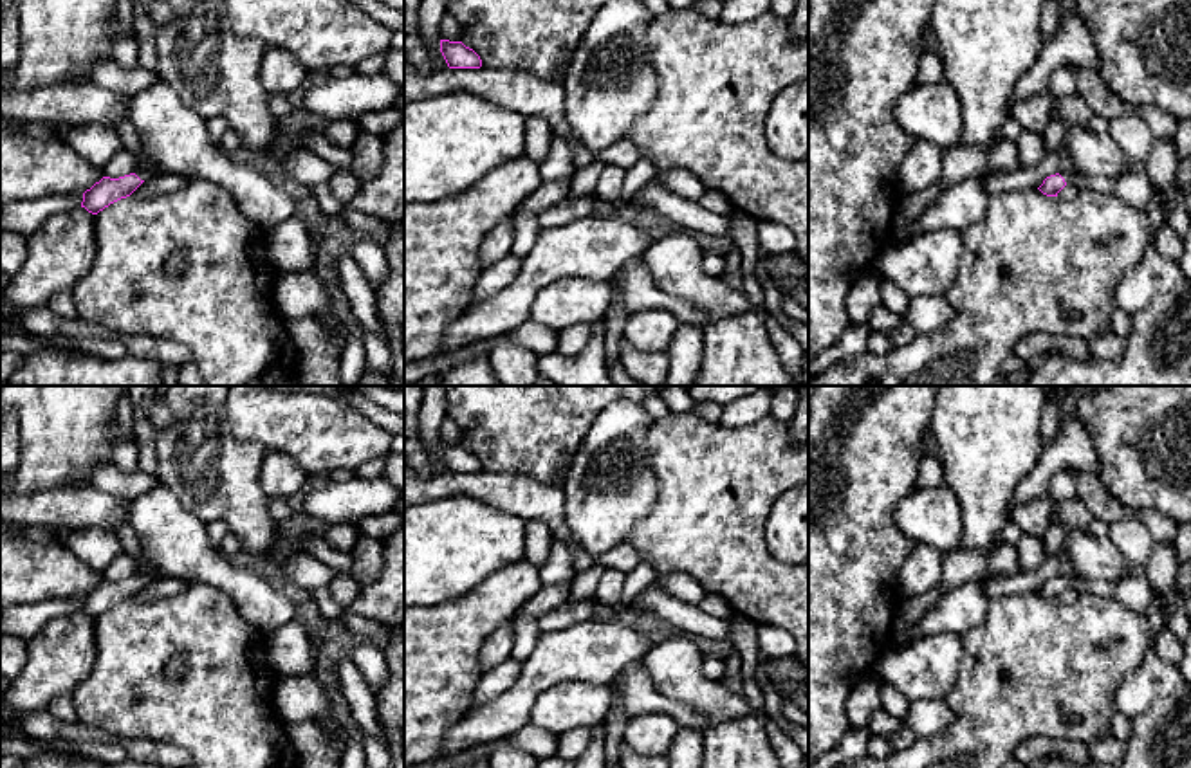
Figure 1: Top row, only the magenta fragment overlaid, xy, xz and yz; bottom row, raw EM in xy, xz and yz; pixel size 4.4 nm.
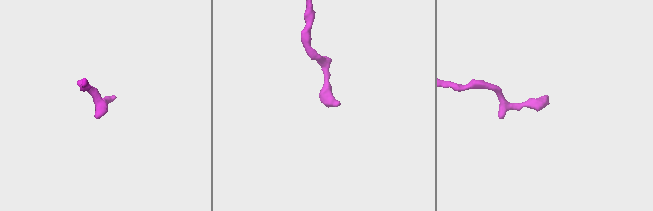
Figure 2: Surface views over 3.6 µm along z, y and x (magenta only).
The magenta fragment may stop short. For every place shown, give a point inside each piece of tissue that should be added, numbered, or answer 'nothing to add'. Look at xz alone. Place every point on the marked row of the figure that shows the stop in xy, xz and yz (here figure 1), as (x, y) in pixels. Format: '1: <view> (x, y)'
nothing to add

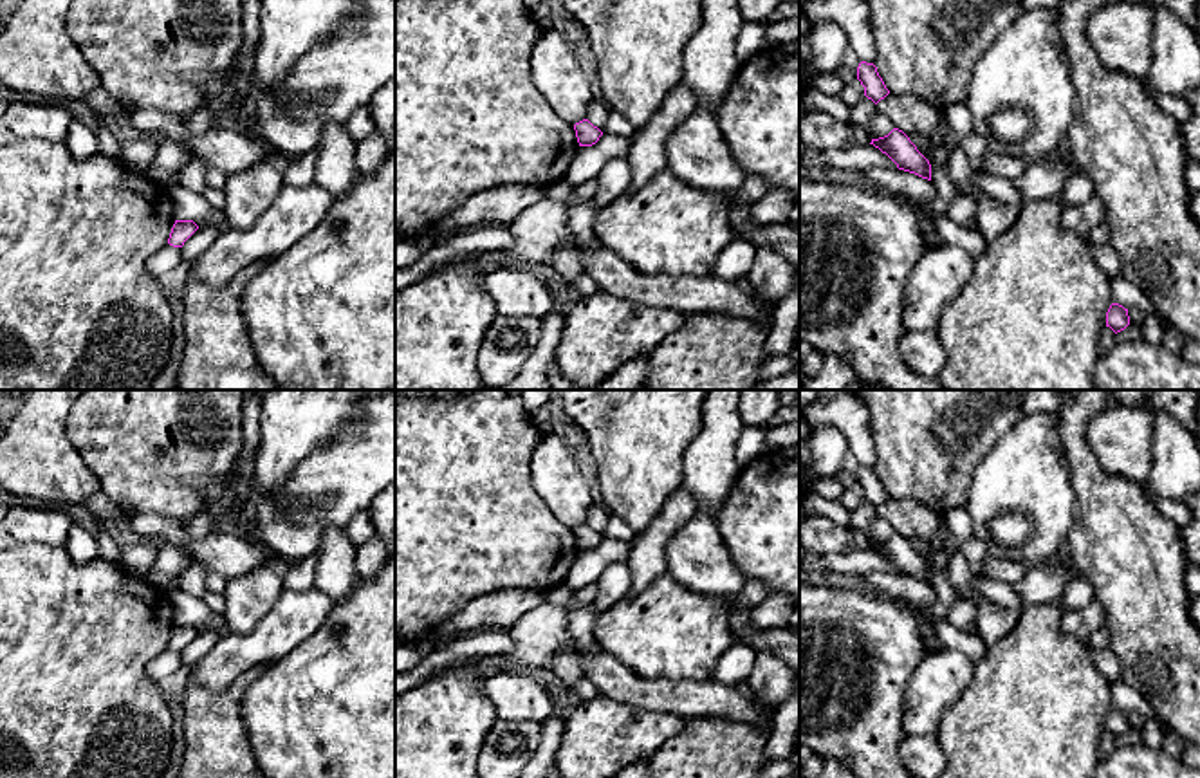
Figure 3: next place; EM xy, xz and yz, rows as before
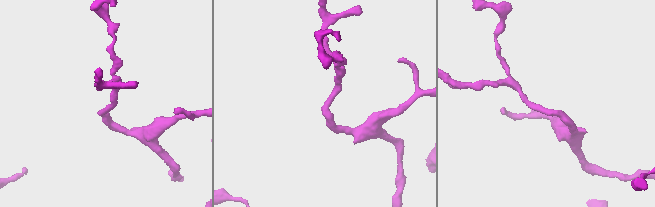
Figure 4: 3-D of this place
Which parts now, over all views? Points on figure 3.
nothing to add

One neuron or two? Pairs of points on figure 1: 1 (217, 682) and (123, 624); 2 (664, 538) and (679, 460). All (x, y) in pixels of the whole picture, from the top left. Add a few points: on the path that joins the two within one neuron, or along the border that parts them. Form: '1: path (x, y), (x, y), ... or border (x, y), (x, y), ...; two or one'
1: path (199, 657), (175, 633), (148, 633); one
2: path (679, 518), (679, 480); one

